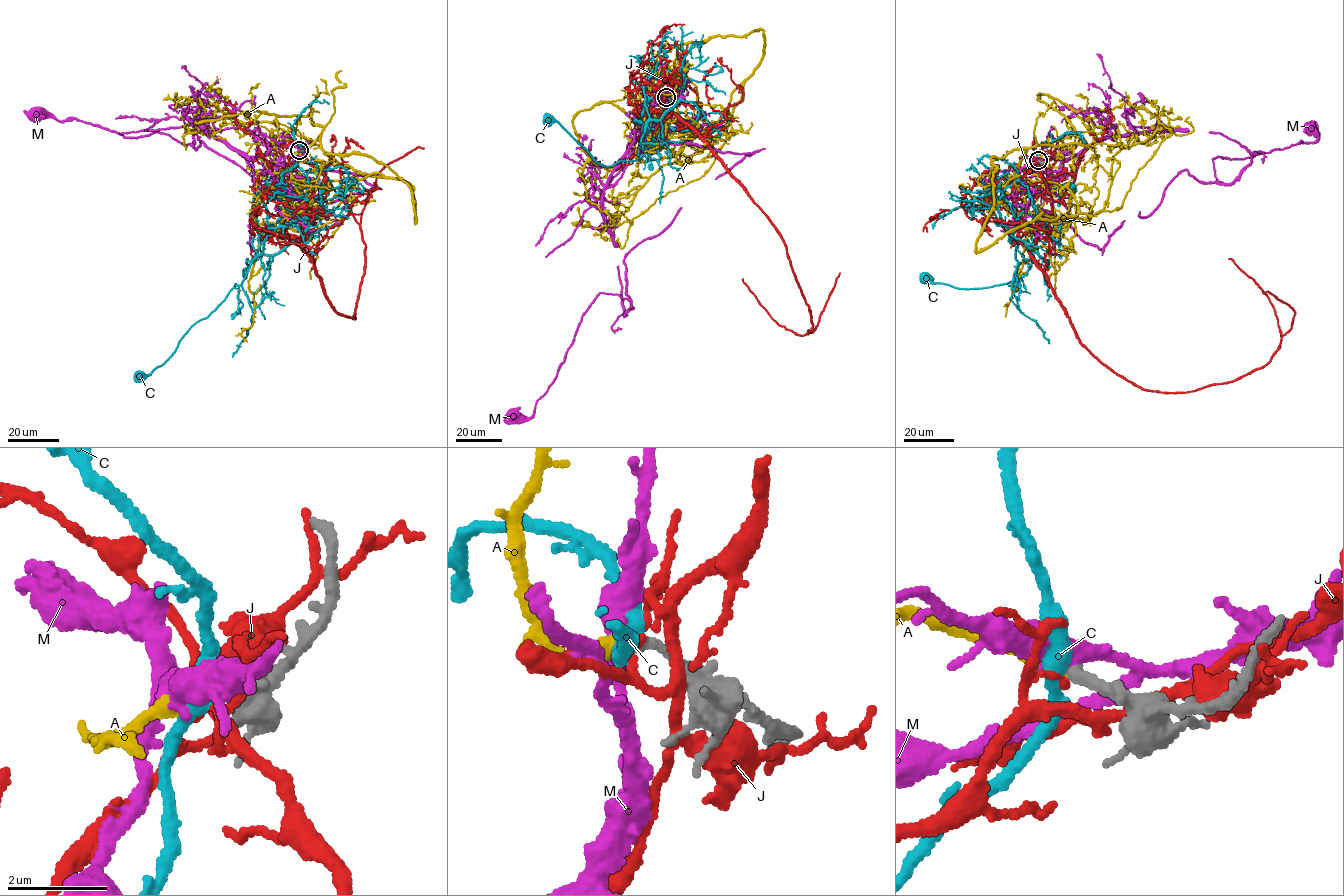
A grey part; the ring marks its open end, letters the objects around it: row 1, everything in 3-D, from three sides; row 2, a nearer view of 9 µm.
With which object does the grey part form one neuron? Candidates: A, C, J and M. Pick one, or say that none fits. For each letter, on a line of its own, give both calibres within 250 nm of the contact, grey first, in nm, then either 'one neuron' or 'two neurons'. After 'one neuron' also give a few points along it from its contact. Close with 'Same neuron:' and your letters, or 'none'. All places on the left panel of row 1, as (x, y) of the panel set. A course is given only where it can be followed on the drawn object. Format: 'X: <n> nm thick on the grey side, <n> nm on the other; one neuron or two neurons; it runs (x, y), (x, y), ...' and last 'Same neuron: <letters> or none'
A: 240 nm thick on the grey side, 360 nm on the other; one neuron; it runs (300, 150), (291, 176), (307, 185), (329, 154), (351, 167), (315, 160), (266, 122), (177, 104), (175, 93)
C: 260 nm thick on the grey side, 340 nm on the other; two neurons
J: 260 nm thick on the grey side, 100 nm on the other; two neurons
M: 240 nm thick on the grey side, 440 nm on the other; two neurons
Same neuron: A

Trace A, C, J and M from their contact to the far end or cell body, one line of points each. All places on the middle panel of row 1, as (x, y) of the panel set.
A: (666, 97), (657, 85), (686, 76), (724, 143), (663, 166), (606, 230), (582, 227), (577, 207)
C: (667, 96), (681, 71), (681, 96), (660, 119), (648, 120), (640, 157), (608, 166), (557, 122), (547, 120)
J: (667, 96), (682, 78), (663, 106), (706, 144), (780, 236), (811, 317), (808, 334), (840, 273)
M: (666, 97), (604, 191), (624, 315), (631, 309), (600, 293), (533, 415), (512, 413)

